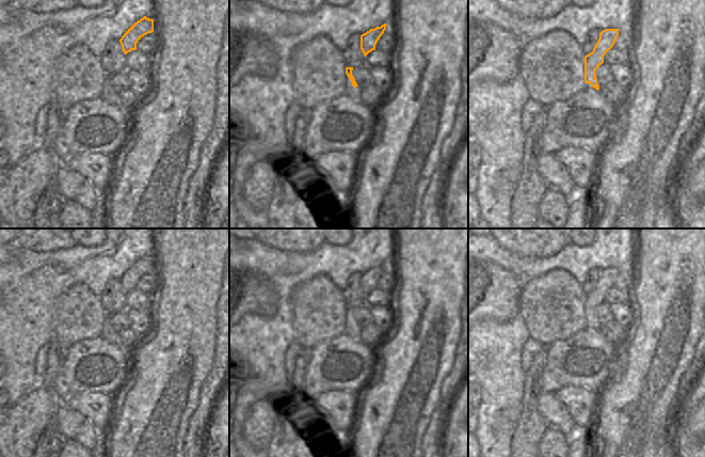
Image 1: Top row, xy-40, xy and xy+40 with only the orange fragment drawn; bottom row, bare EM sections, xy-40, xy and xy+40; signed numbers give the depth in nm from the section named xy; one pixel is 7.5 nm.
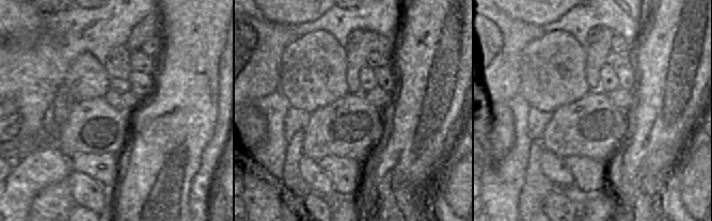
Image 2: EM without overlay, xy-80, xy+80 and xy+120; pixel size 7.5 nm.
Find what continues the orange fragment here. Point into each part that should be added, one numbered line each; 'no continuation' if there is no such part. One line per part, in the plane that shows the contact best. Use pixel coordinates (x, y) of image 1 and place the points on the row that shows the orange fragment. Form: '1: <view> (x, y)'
no continuation

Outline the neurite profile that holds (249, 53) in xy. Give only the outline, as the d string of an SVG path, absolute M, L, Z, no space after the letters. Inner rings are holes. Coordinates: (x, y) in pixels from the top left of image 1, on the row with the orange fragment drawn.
M229 29L229 89L249 74L270 80L276 73L277 56L270 42L249 31Z

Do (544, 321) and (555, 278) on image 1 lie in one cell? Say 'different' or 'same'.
same

